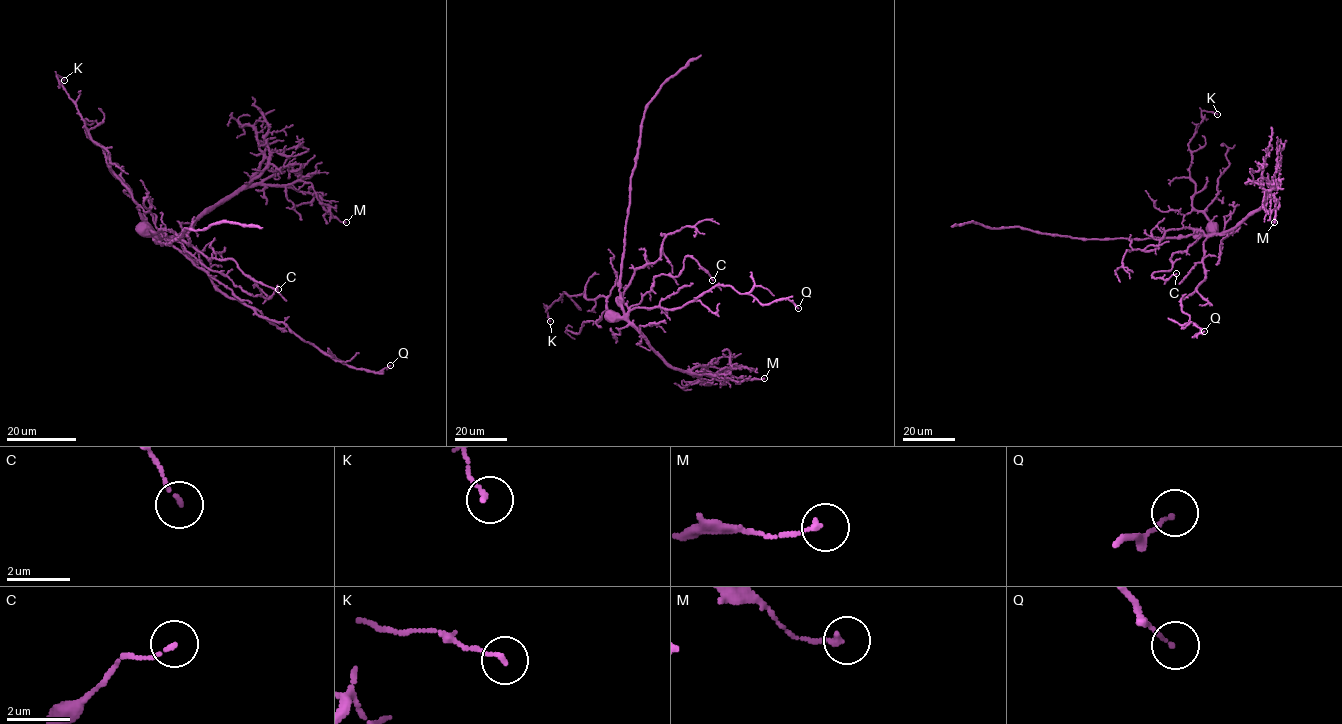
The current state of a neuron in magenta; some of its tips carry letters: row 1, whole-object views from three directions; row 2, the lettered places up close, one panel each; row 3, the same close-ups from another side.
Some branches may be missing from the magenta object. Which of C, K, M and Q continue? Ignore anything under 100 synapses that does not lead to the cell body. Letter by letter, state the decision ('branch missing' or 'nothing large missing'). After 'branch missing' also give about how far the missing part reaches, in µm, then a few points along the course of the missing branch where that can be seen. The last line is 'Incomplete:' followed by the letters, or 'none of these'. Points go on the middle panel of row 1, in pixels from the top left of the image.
C: nothing large missing
K: nothing large missing
M: nothing large missing
Q: nothing large missing
Incomplete: none of these

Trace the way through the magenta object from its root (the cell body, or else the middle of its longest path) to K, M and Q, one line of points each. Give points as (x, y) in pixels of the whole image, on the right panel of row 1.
K: (1211, 228), (1208, 218), (1192, 206), (1195, 184), (1189, 170), (1188, 144), (1203, 118), (1201, 112), (1217, 114)
M: (1211, 228), (1216, 233), (1230, 231), (1254, 213), (1270, 194), (1277, 200), (1274, 222)
Q: (1211, 228), (1212, 233), (1203, 242), (1205, 279), (1181, 300), (1181, 310), (1201, 330), (1195, 336), (1204, 331)

